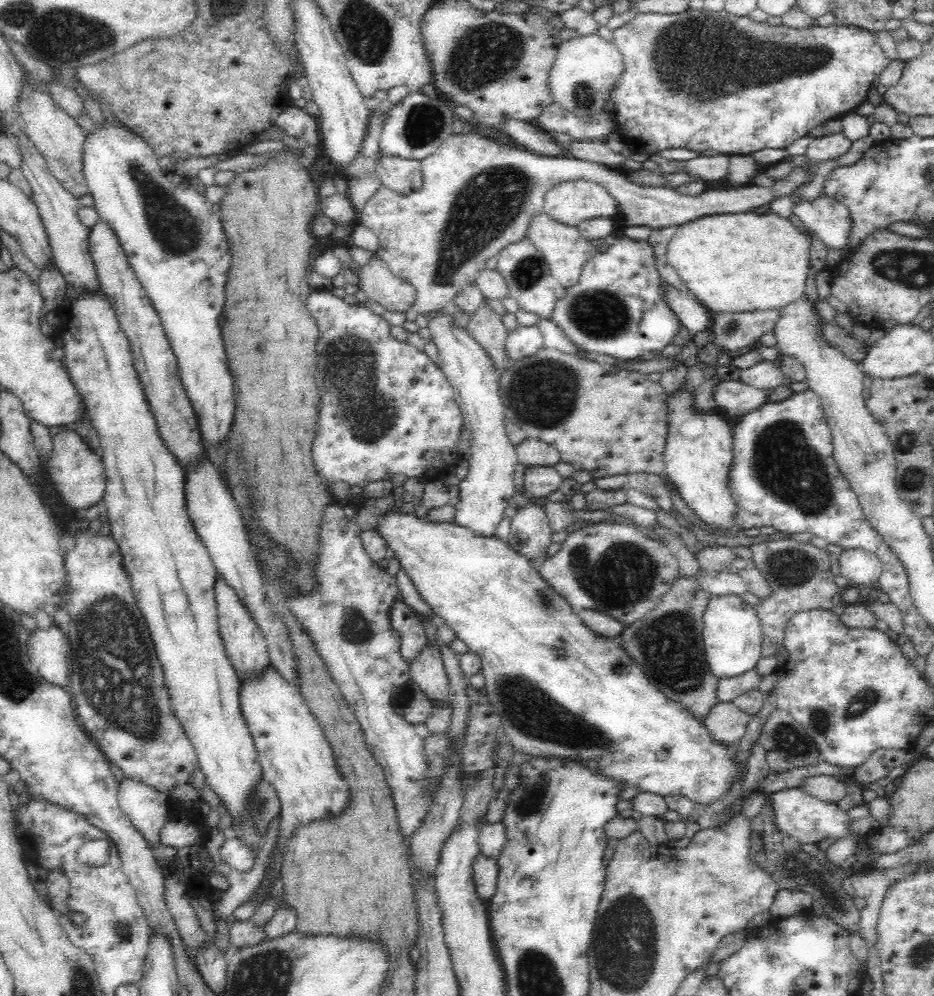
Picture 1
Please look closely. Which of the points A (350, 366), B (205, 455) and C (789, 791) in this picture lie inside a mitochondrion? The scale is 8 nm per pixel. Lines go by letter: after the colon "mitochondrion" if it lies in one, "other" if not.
A: mitochondrion
B: other
C: other

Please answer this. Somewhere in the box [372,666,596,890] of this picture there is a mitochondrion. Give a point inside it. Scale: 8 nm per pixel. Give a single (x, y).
(531, 800)

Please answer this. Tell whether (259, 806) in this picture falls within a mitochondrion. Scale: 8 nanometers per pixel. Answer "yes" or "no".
yes

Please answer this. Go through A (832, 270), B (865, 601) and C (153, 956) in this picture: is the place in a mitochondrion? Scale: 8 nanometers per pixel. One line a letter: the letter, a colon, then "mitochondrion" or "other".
A: other
B: other
C: other

